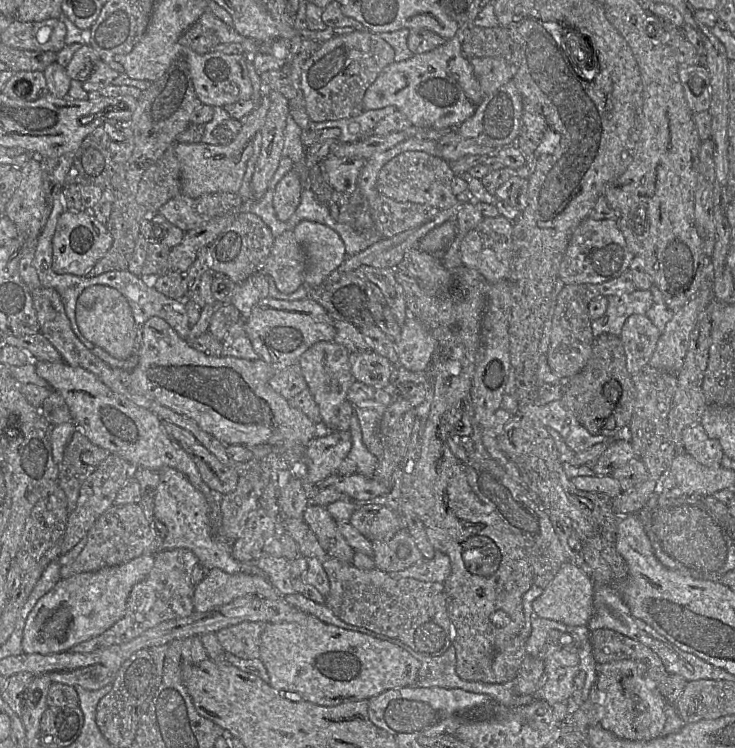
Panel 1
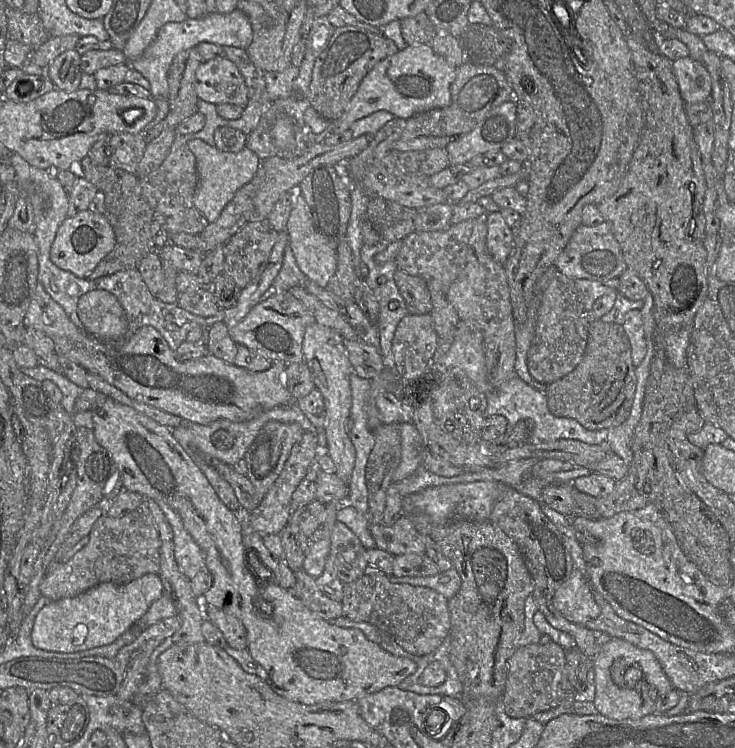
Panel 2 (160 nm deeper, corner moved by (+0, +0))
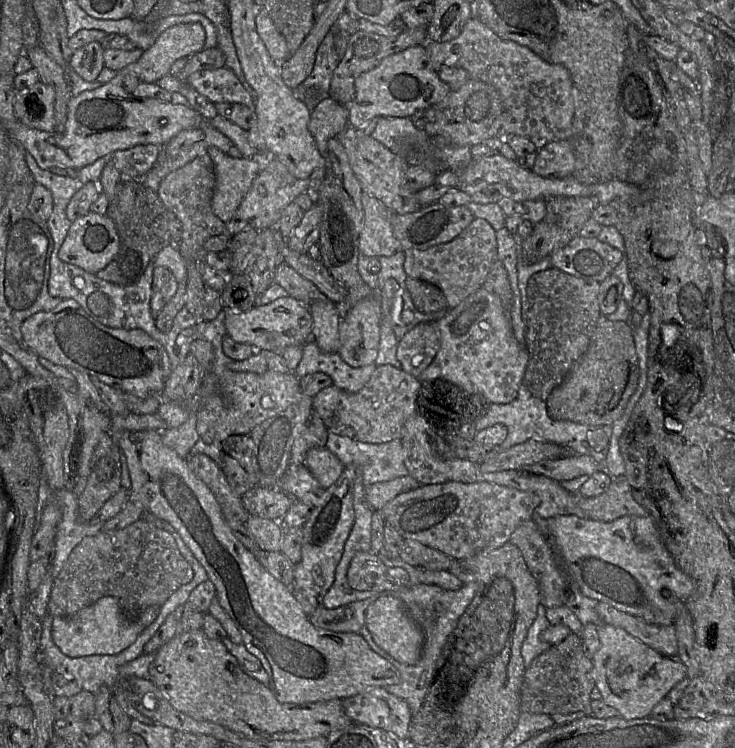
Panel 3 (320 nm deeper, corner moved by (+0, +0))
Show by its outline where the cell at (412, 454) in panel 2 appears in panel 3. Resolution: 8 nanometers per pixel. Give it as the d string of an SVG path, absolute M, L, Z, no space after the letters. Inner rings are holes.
M329 430L325 447L344 465L360 468L365 486L409 475L401 439L373 444Z

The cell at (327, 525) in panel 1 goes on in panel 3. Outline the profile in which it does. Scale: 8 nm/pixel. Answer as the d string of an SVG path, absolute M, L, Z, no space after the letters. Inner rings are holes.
M358 551L352 558L347 579L349 585L356 590L385 592L399 589L393 578L387 573L387 566L377 552Z

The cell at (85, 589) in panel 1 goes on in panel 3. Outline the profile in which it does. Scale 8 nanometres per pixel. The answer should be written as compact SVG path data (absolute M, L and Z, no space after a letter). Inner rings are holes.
M105 596L76 614L67 617L54 617L51 636L59 650L70 658L92 655L116 655L131 646L140 633L154 622L159 607L146 608L136 620L126 617L115 597Z

